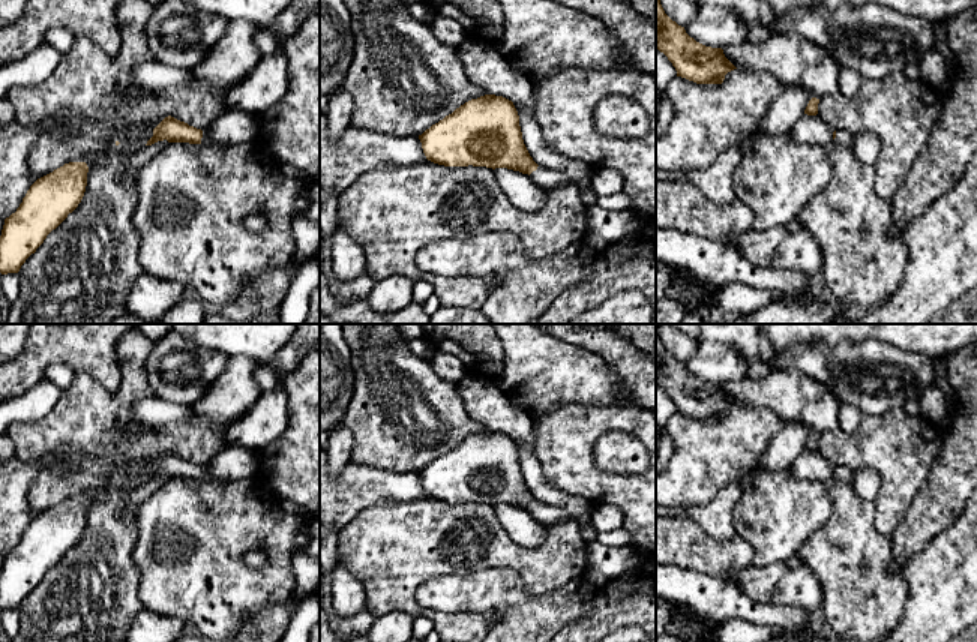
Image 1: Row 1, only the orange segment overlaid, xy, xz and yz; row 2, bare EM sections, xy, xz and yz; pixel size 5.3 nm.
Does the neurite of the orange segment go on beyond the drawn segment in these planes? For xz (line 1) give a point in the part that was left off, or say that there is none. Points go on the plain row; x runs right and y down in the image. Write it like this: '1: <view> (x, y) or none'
1: xz (547, 515)

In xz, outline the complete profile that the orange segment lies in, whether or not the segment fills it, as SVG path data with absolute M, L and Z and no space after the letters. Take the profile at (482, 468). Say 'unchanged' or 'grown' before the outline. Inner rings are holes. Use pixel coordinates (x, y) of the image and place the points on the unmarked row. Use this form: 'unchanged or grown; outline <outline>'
grown; outline M485 430L471 435L419 471L428 496L444 502L507 504L528 510L542 525L575 520L584 540L594 542L599 531L582 525L566 508L539 502L530 492L512 436Z

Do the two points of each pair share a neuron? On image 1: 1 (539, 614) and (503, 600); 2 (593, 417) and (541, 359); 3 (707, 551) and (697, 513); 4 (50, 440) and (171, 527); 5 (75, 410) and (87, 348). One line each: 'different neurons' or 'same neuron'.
1: same neuron
2: different neurons
3: different neurons
4: different neurons
5: different neurons

